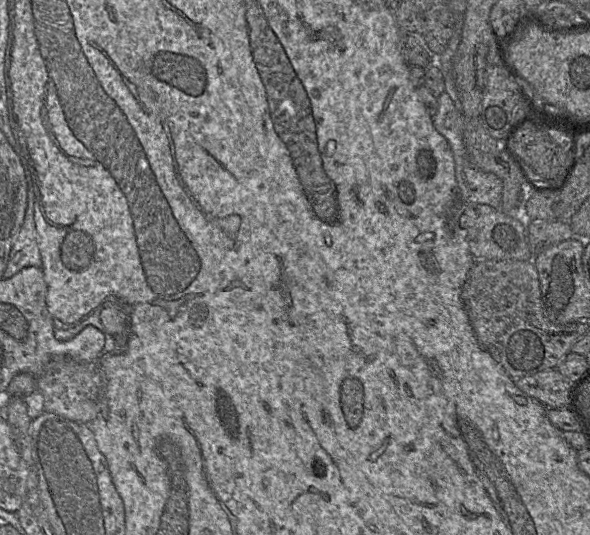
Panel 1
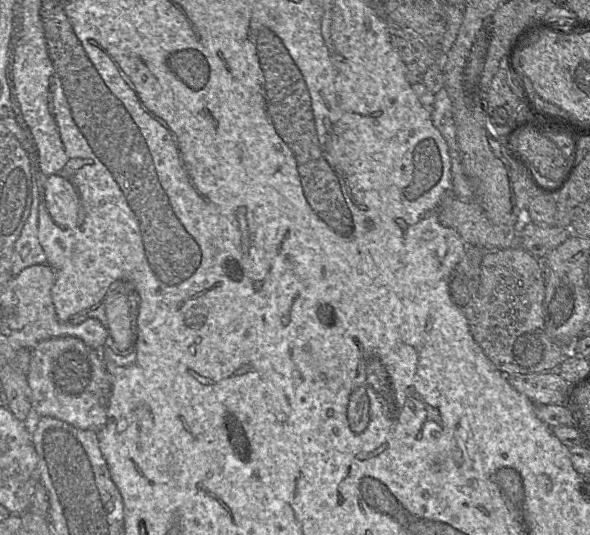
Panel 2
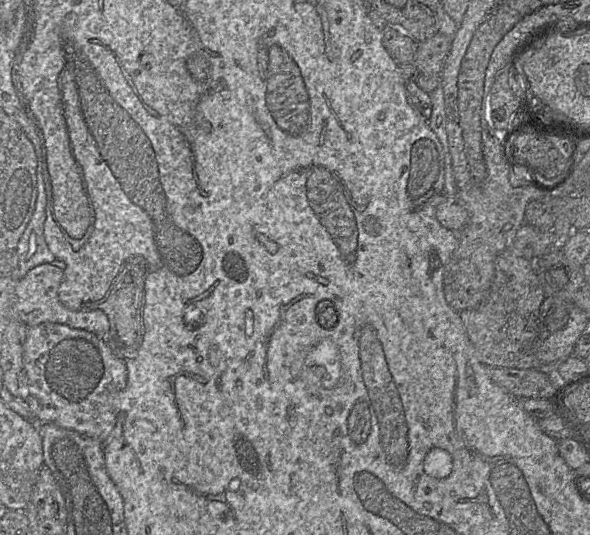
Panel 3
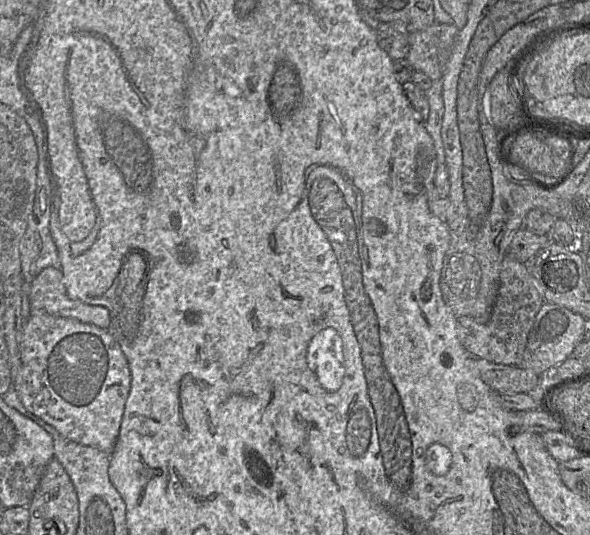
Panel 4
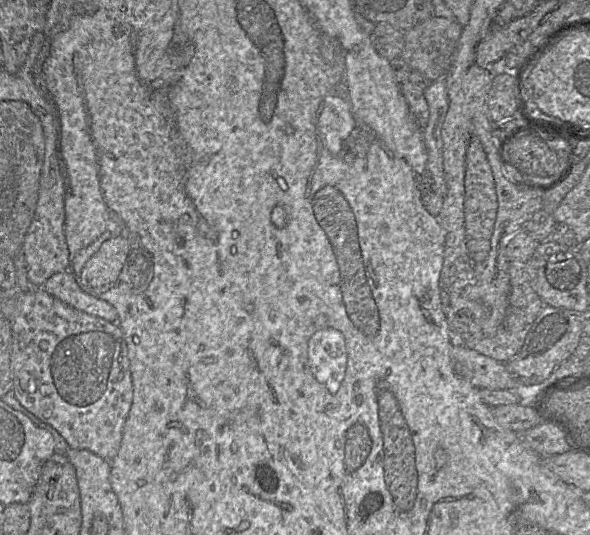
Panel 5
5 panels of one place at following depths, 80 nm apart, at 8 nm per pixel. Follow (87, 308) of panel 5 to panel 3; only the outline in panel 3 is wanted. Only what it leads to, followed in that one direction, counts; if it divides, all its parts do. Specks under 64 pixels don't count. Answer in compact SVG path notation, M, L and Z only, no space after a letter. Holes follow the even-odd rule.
M58 262L38 265L22 277L16 287L16 309L19 319L27 326L36 326L45 322L67 325L86 330L106 339L109 320L100 309L92 311L73 311L66 308L58 297L58 290L63 278L63 270Z

